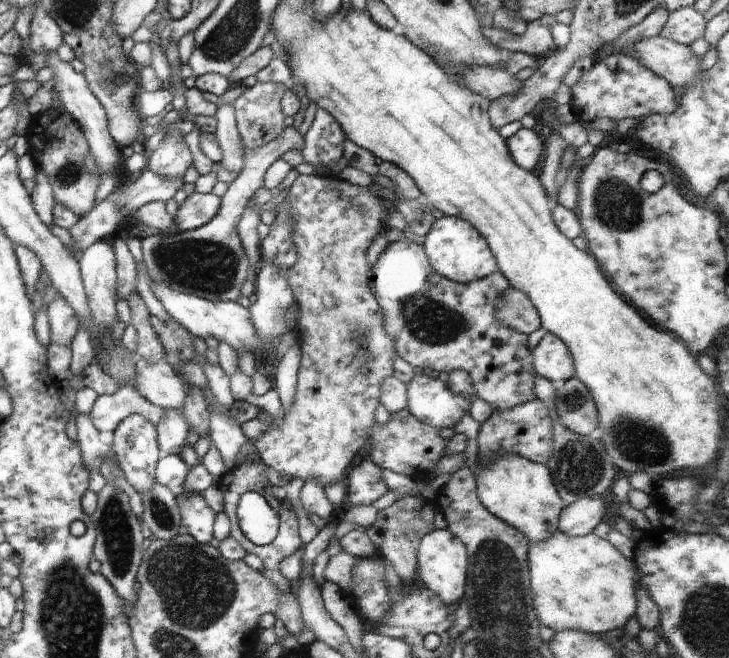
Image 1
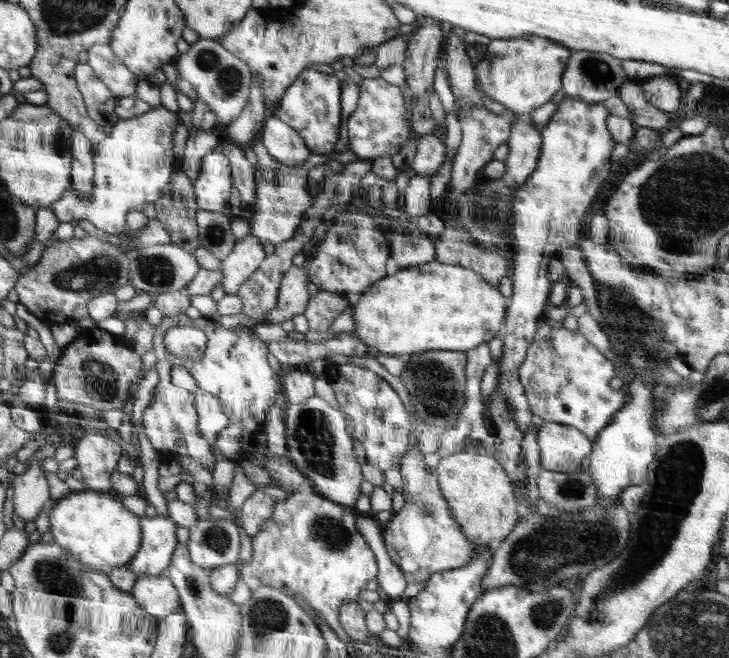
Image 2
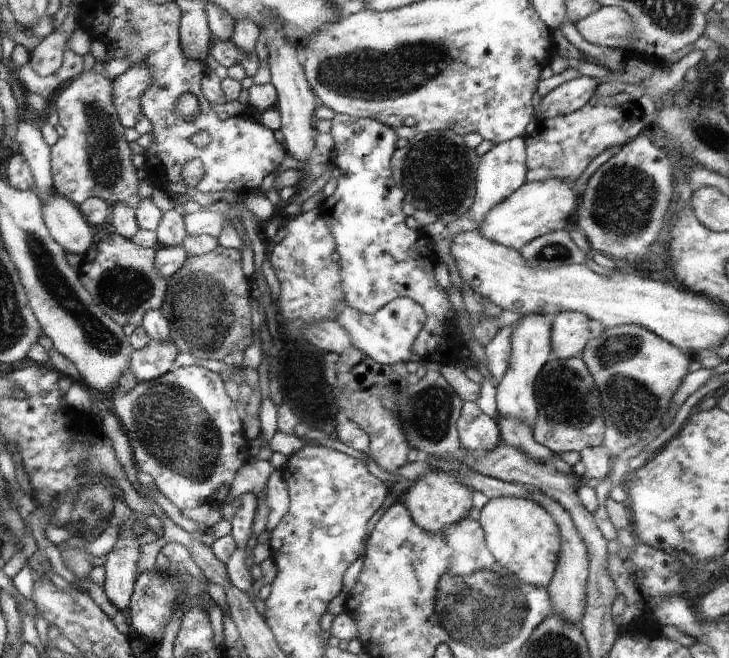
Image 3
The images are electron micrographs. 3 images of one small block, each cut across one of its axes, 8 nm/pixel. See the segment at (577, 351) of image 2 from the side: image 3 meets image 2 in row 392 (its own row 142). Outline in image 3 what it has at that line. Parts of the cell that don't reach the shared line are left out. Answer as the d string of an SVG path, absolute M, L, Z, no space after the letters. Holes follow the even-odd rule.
M626 93L614 96L594 96L586 106L567 116L540 118L536 128L523 137L526 144L526 182L566 180L575 183L588 165L603 151L623 147L637 138L646 127L645 113L639 104Z

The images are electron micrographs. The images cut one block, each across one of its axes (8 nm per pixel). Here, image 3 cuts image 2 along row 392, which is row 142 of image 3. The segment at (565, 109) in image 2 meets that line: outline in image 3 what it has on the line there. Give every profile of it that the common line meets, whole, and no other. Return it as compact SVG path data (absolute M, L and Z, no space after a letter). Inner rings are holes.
M523 137L494 144L484 156L479 157L475 198L467 213L471 220L480 224L496 204L506 200L526 183L526 144Z

